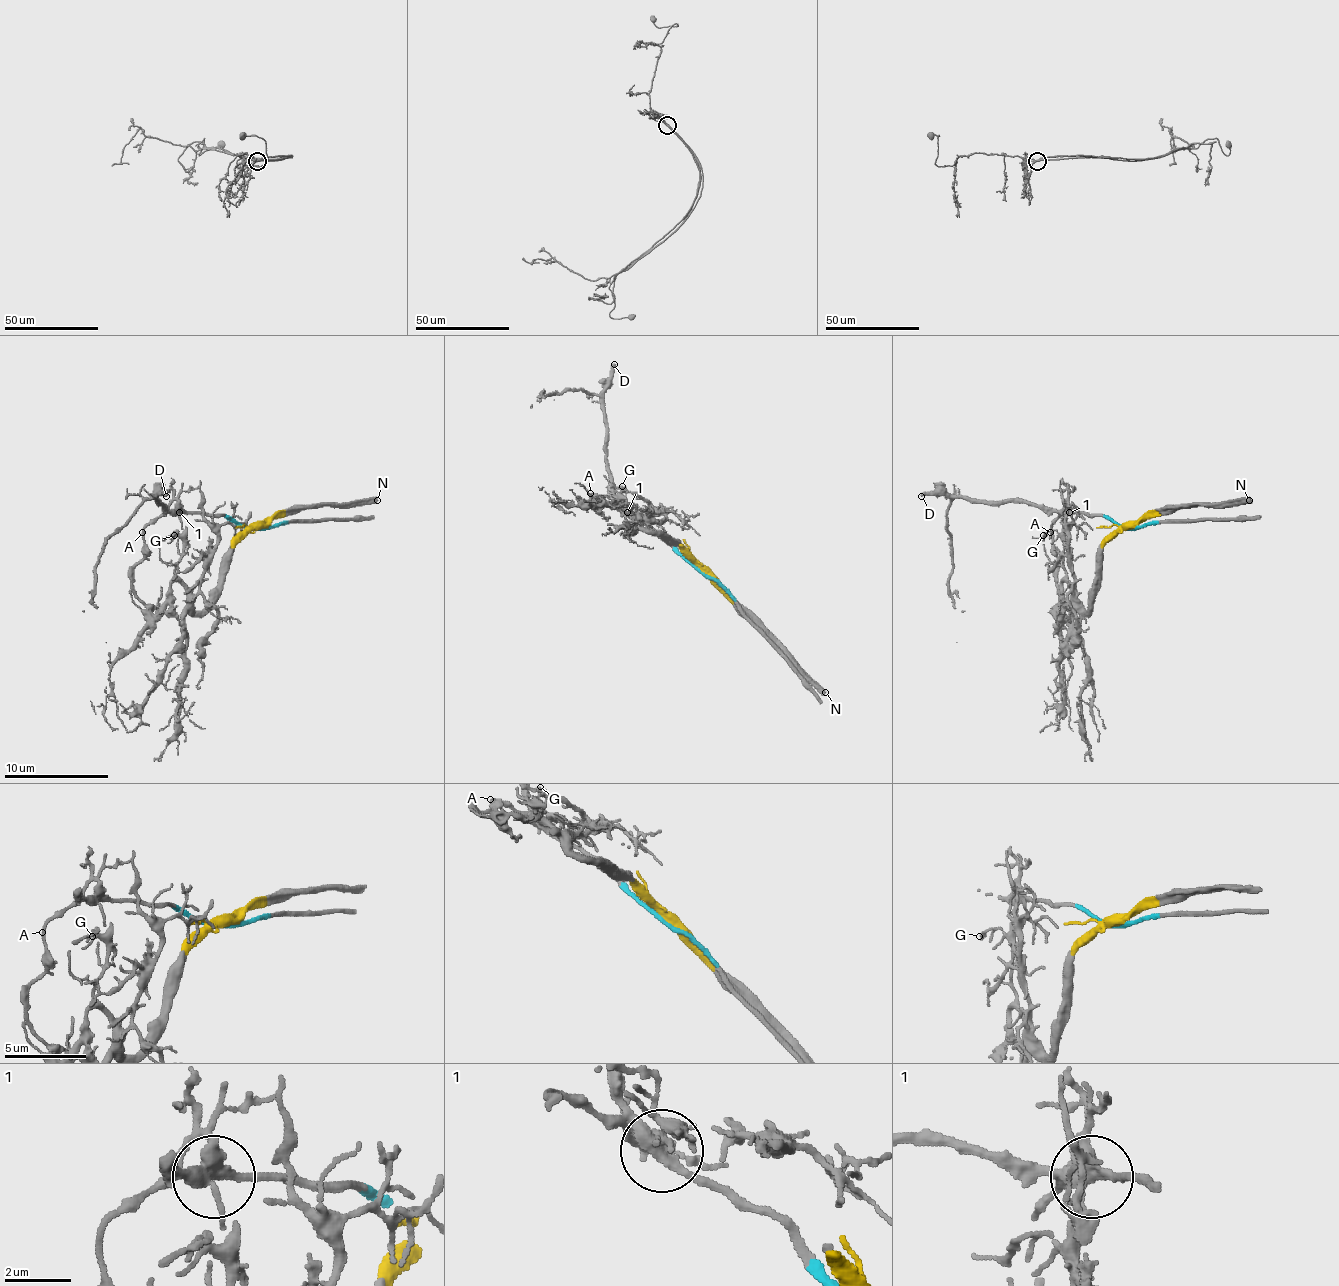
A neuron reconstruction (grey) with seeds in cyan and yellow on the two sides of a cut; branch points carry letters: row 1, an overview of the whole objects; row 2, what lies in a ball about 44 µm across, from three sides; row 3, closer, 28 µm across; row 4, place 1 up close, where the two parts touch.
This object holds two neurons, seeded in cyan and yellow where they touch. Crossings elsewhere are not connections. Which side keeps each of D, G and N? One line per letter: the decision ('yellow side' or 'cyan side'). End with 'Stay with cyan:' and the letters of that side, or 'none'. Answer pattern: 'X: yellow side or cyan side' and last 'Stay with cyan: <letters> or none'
D: cyan side
G: yellow side
N: yellow side
Stay with cyan: D

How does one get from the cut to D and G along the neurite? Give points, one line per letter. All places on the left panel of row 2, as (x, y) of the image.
D: (255, 528), (242, 528), (224, 515), (166, 510), (156, 497), (159, 494), (166, 497)
G: (255, 528), (234, 546), (219, 593), (195, 611), (190, 588), (159, 557), (159, 544), (174, 536)

